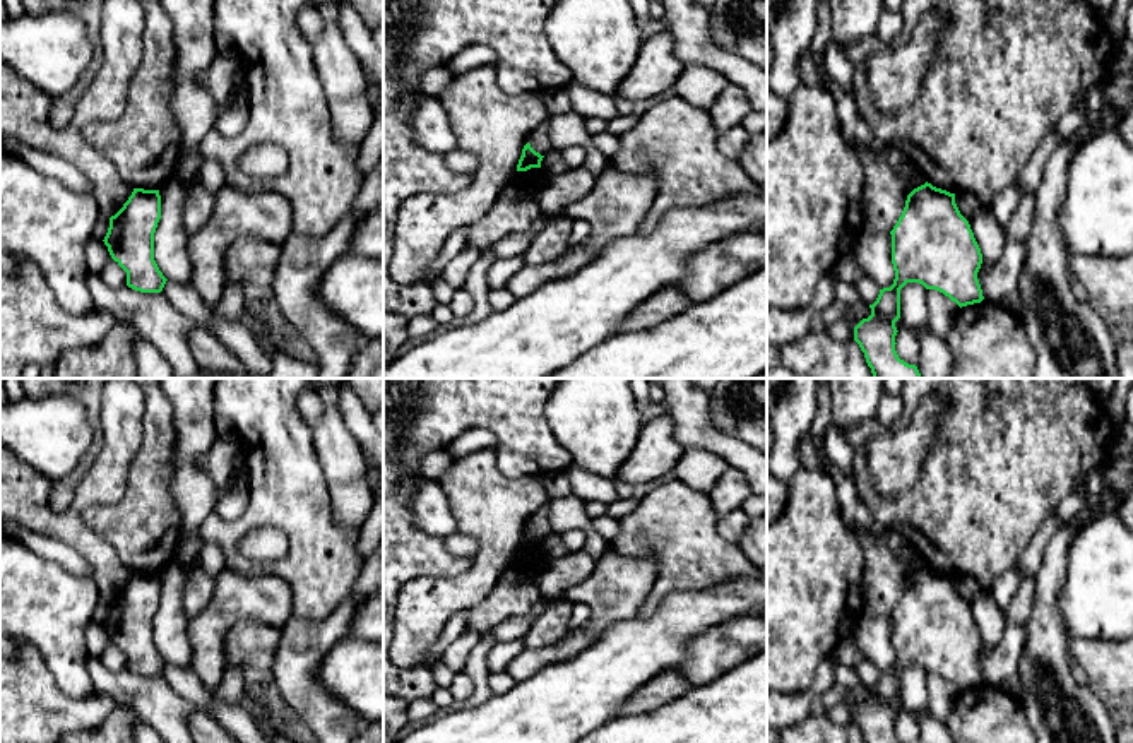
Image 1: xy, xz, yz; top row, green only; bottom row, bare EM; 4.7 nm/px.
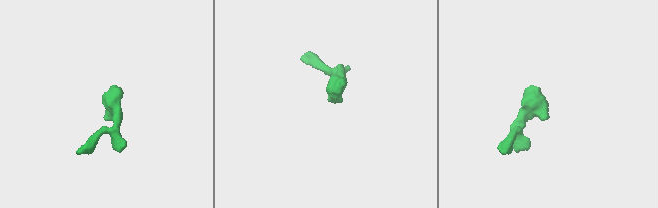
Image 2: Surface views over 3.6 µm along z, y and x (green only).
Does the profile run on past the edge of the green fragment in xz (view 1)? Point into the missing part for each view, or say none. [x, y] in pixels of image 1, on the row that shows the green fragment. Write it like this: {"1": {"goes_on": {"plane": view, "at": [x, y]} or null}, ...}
{"1": {"goes_on": null}}

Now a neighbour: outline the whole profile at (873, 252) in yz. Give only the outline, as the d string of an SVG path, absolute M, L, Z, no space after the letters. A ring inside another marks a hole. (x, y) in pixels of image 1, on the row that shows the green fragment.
M861 235L854 247L849 250L863 269L880 289L890 288L895 279L895 270L892 264L892 235Z

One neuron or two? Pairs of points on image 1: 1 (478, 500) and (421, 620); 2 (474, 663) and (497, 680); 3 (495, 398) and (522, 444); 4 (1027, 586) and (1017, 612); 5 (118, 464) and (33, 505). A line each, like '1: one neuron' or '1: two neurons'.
1: one neuron
2: two neurons
3: one neuron
4: one neuron
5: one neuron

